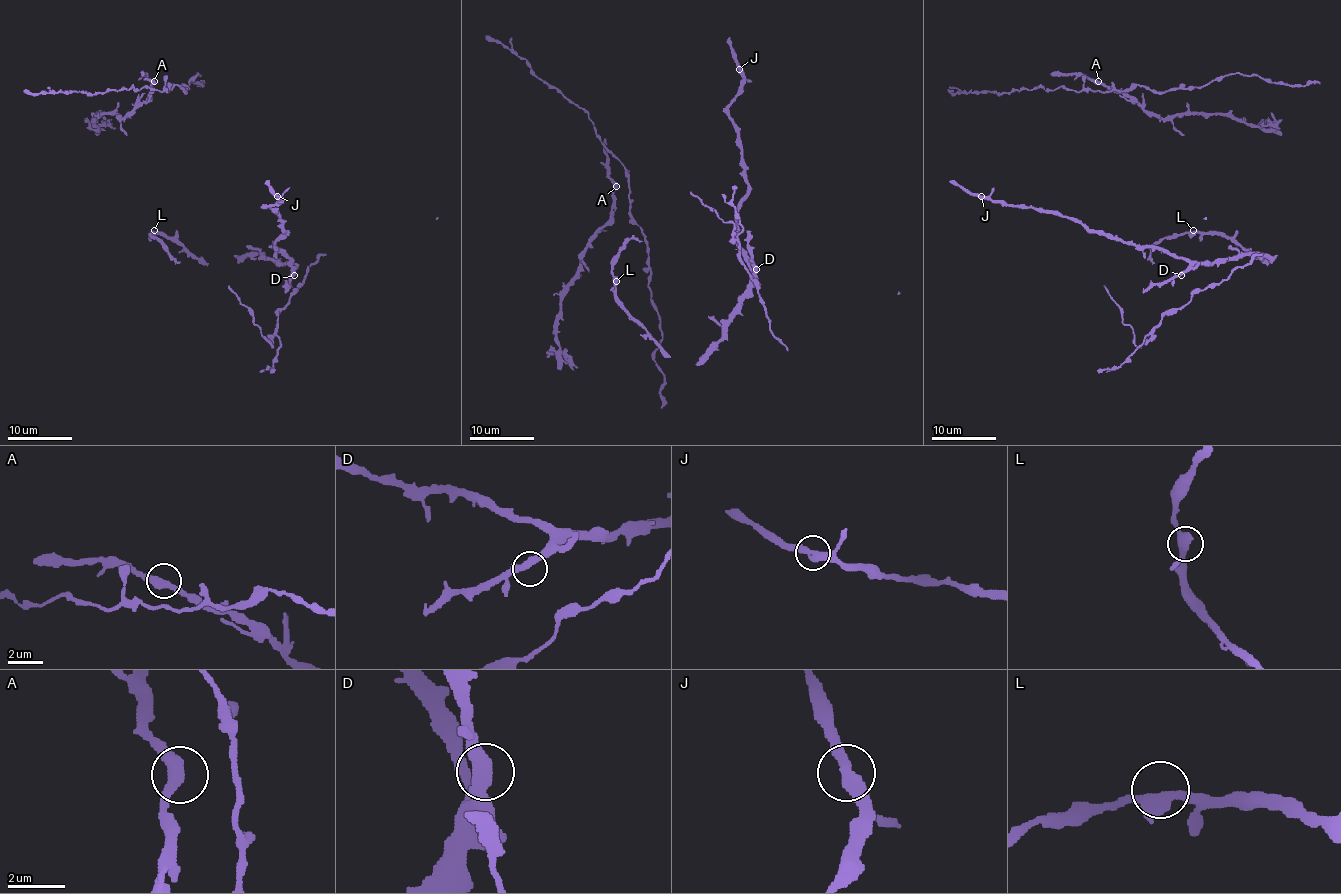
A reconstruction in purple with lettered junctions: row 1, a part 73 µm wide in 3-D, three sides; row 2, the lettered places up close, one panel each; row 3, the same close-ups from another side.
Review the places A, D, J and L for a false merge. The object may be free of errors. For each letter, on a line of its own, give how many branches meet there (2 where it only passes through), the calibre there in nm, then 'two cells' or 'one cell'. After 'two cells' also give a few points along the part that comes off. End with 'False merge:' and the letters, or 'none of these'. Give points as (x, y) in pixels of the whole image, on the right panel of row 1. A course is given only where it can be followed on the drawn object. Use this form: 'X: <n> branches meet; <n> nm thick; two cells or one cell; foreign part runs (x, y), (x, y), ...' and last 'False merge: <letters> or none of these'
A: 2 branches meet; 400 nm thick; one cell
D: 2 branches meet; 440 nm thick; one cell
J: 2 branches meet; 420 nm thick; one cell
L: 2 branches meet; 440 nm thick; one cell
False merge: none of these

